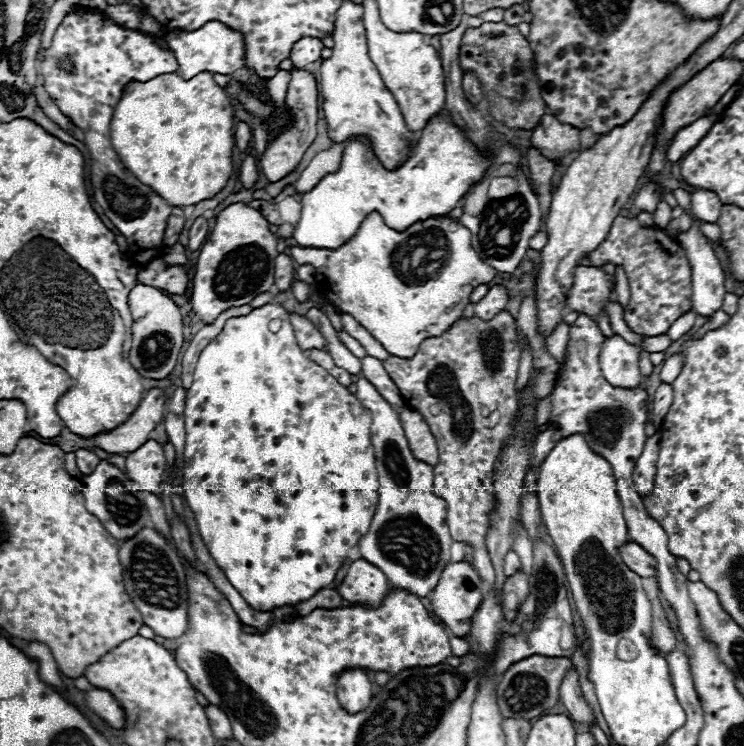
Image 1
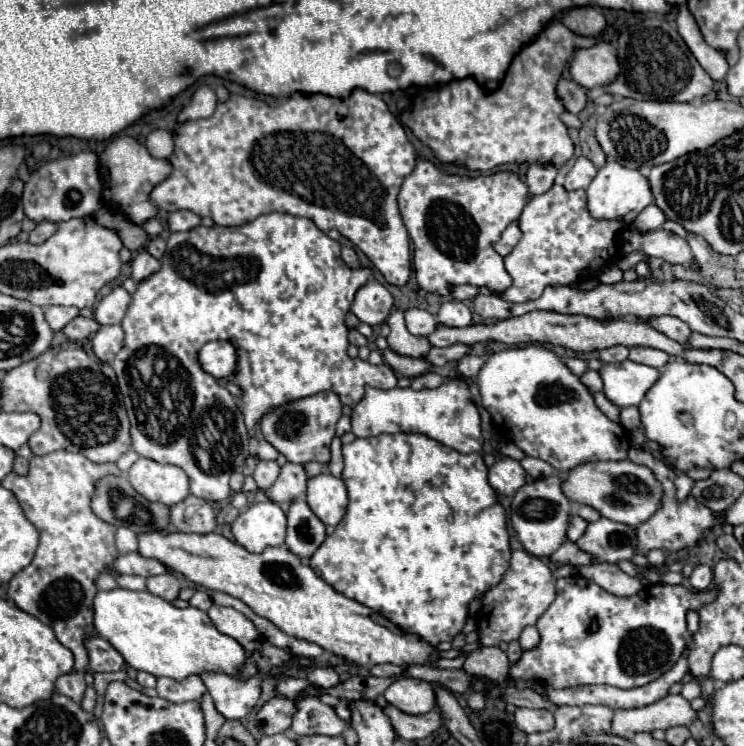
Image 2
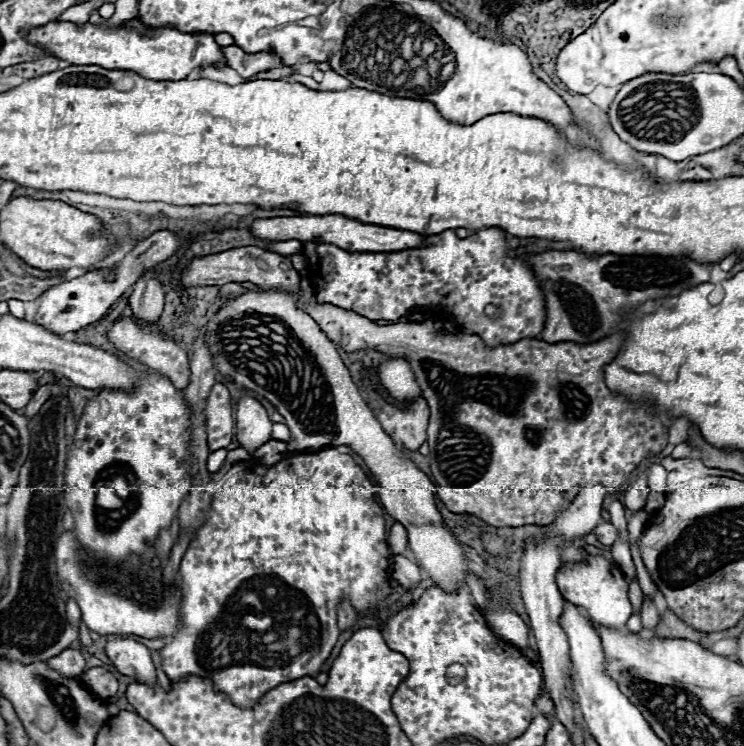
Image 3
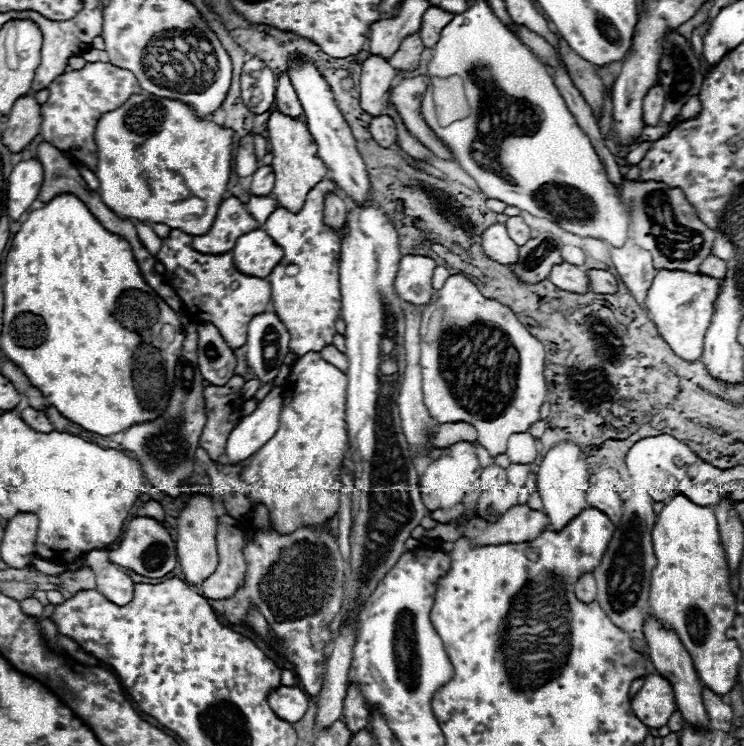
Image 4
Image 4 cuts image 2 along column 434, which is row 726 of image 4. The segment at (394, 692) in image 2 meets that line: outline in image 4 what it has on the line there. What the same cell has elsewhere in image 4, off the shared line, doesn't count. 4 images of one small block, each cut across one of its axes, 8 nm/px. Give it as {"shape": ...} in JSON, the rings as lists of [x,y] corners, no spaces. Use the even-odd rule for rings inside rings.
{"shape":[[[648,616],[648,620],[644,622],[644,638],[648,642],[648,654],[650,660],[654,664],[654,668],[658,670],[658,674],[662,674],[664,678],[668,678],[668,682],[674,688],[674,698],[676,698],[676,708],[682,712],[682,718],[686,724],[696,726],[696,728],[706,728],[708,726],[708,718],[706,718],[706,710],[700,698],[700,676],[694,668],[694,662],[688,654],[688,650],[682,646],[678,634],[672,628],[664,628],[660,626],[660,622],[654,616]]]}

